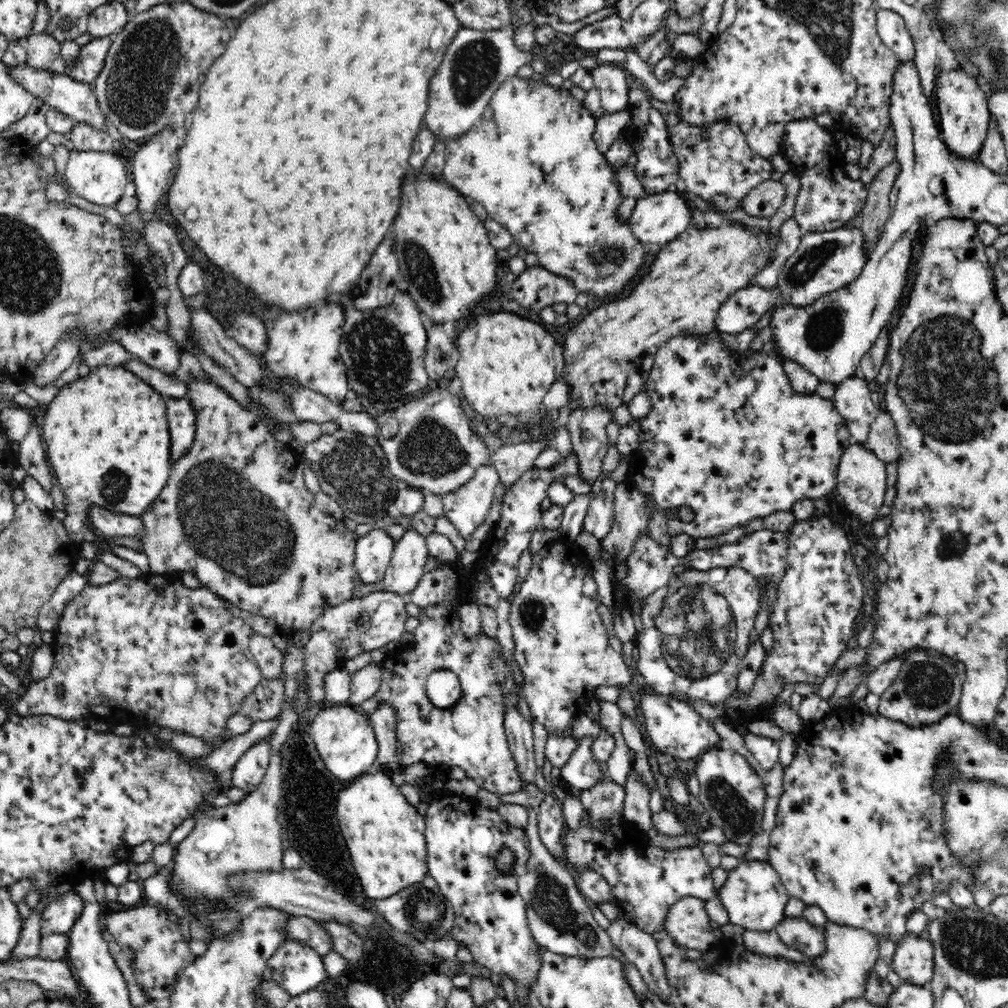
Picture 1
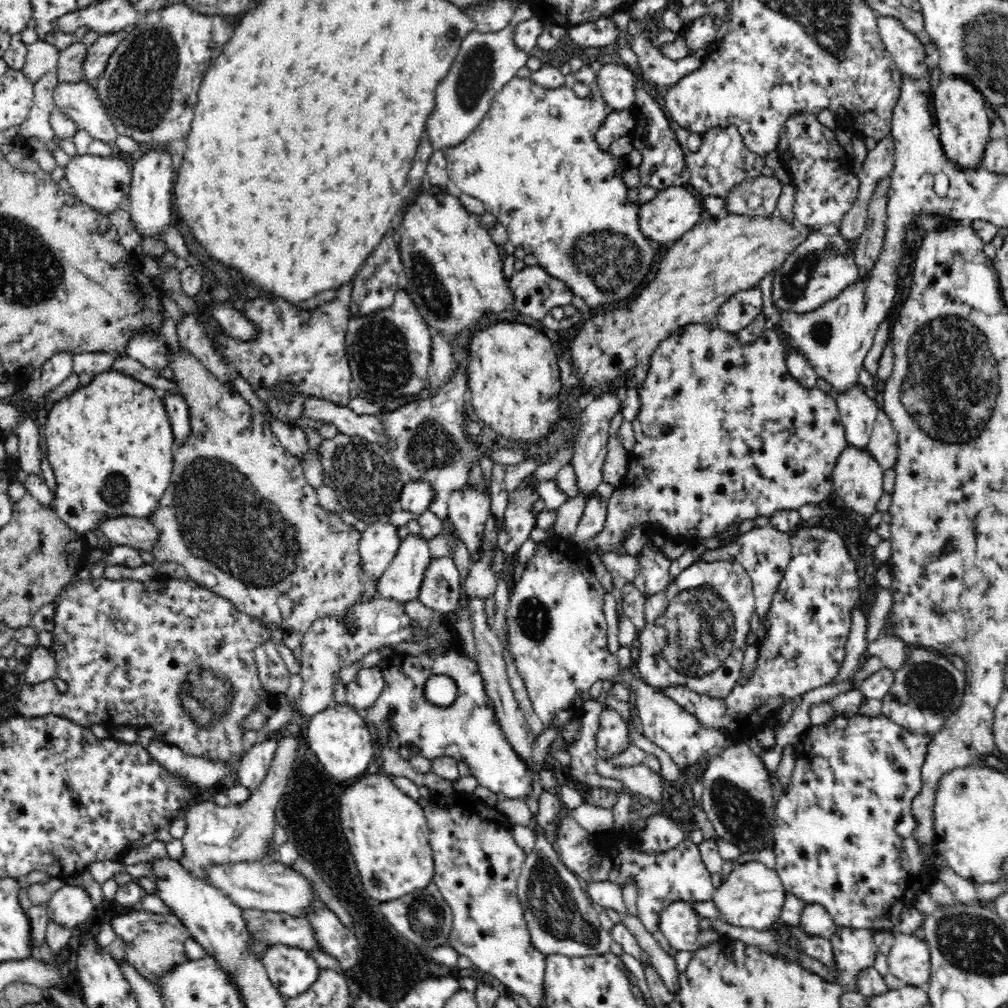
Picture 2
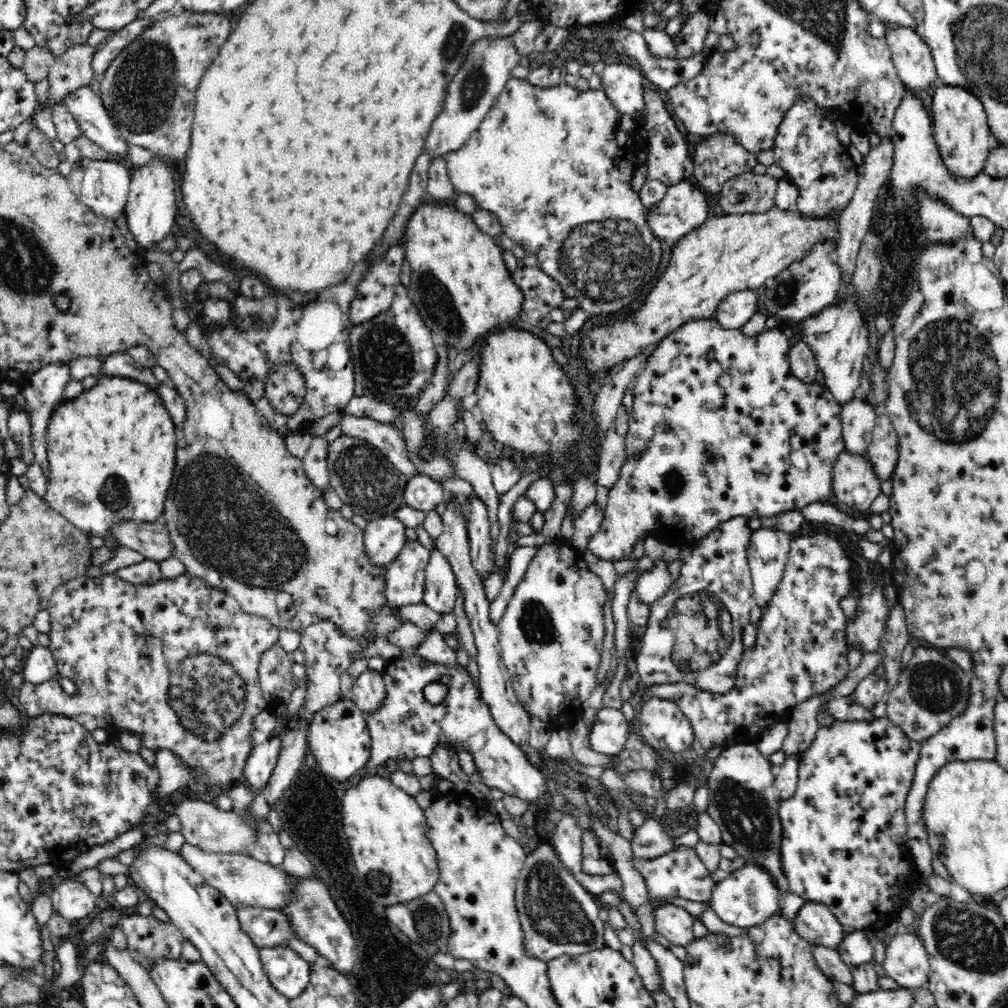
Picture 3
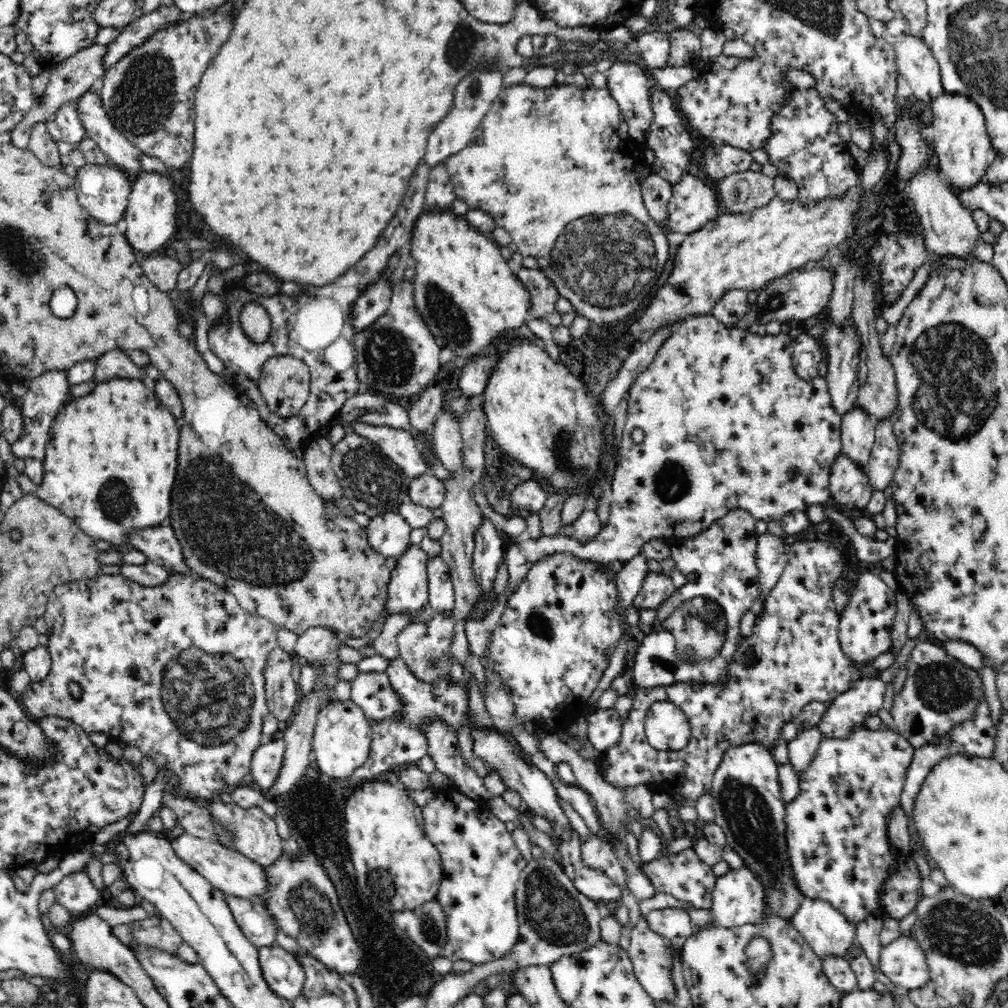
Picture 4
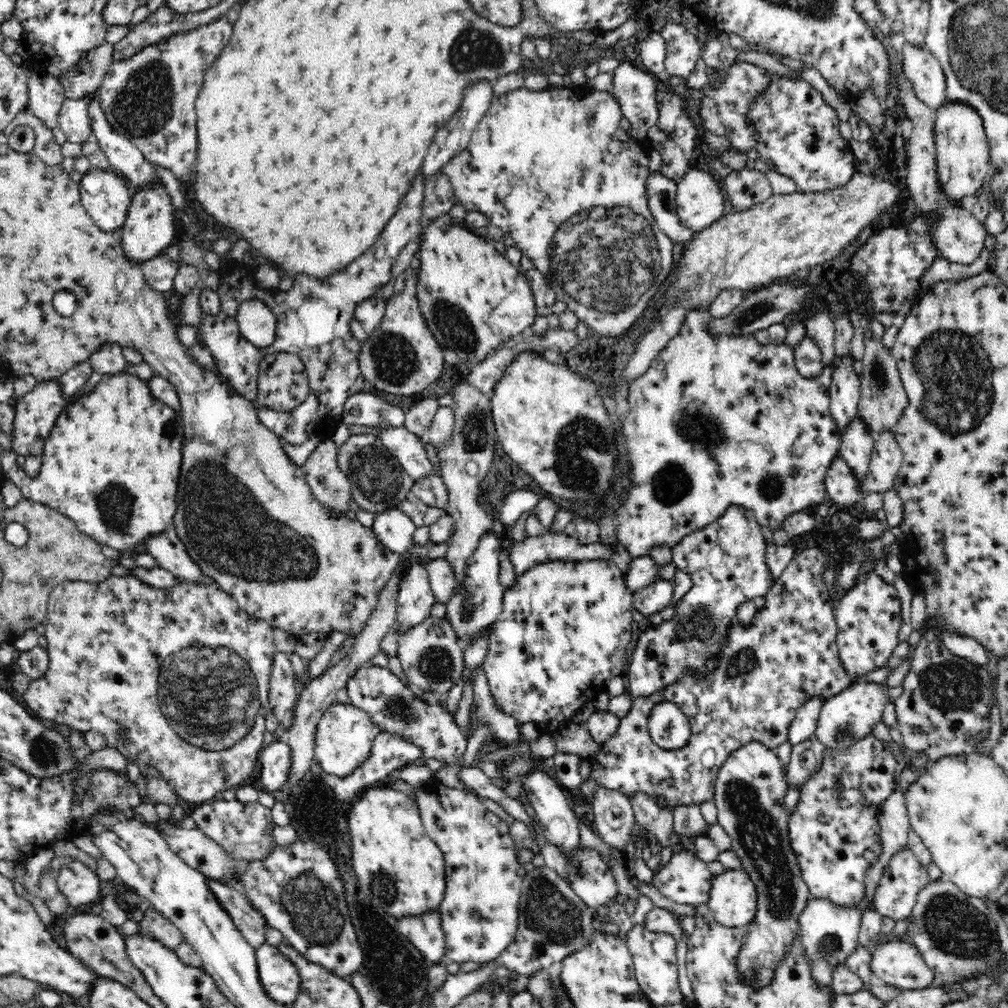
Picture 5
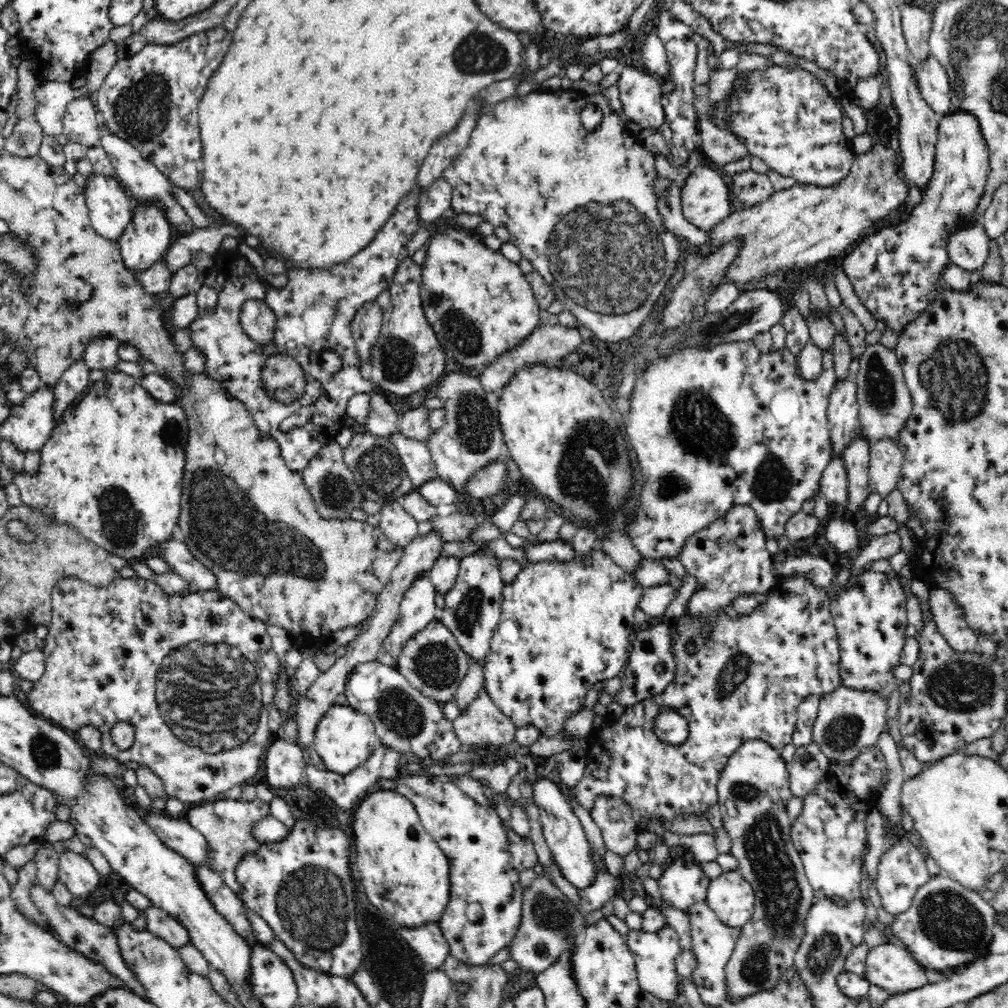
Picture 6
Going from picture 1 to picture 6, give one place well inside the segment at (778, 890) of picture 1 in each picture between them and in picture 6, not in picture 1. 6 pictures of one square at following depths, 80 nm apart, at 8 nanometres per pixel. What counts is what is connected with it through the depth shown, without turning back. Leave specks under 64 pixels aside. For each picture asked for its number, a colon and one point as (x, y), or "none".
2: (751, 896)
3: (745, 897)
4: (737, 898)
5: (732, 897)
6: (732, 899)

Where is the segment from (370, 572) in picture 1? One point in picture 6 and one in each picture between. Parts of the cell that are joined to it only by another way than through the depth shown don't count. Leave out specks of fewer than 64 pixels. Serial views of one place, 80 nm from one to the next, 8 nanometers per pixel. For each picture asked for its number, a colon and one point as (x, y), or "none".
2: (379, 543)
3: (385, 537)
4: (389, 533)
5: (395, 529)
6: (399, 525)

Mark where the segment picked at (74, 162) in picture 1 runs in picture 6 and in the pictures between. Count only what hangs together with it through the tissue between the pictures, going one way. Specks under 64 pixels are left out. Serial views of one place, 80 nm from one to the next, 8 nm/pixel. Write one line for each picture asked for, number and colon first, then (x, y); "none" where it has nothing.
2: (103, 183)
3: (103, 186)
4: (104, 191)
5: (107, 199)
6: (111, 209)

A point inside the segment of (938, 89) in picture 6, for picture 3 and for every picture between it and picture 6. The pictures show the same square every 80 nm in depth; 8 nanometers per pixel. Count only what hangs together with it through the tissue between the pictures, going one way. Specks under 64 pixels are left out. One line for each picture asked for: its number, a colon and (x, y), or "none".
3: (912, 57)
4: (915, 62)
5: (924, 70)

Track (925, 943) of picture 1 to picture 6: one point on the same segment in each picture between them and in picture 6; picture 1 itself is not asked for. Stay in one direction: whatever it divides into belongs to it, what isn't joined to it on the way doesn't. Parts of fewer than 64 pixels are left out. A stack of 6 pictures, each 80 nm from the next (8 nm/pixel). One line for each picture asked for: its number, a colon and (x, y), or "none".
2: (909, 960)
3: (906, 961)
4: (902, 961)
5: (897, 963)
6: (889, 966)

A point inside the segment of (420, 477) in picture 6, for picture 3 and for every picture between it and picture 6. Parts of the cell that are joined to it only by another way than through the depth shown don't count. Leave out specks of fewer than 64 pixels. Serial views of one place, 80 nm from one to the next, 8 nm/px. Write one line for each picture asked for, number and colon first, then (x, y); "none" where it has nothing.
3: (386, 437)
4: (398, 444)
5: (406, 447)

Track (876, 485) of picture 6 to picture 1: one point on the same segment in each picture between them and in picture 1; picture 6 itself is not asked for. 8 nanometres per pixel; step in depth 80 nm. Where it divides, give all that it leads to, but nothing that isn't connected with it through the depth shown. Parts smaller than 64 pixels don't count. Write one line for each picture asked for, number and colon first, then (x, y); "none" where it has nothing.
1: (883, 441)
2: (883, 446)
3: (883, 453)
4: (885, 458)
5: (887, 458)

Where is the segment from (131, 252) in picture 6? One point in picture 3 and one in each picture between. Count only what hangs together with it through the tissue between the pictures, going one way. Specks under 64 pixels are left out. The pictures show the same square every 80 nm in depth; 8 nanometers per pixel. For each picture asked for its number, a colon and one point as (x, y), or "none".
3: (150, 211)
4: (150, 216)
5: (148, 232)

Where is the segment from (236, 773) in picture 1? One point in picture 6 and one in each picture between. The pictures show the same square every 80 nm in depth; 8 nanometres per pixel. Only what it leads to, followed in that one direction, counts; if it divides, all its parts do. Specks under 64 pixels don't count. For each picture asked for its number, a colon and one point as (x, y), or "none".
2: (254, 767)
3: (260, 765)
4: (267, 762)
5: (276, 760)
6: (285, 761)

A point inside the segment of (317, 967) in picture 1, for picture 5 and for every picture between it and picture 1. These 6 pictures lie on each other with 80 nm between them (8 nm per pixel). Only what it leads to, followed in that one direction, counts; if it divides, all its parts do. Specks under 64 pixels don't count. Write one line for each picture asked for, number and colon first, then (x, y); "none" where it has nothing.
2: (291, 970)
3: (289, 973)
4: (284, 976)
5: (277, 976)

